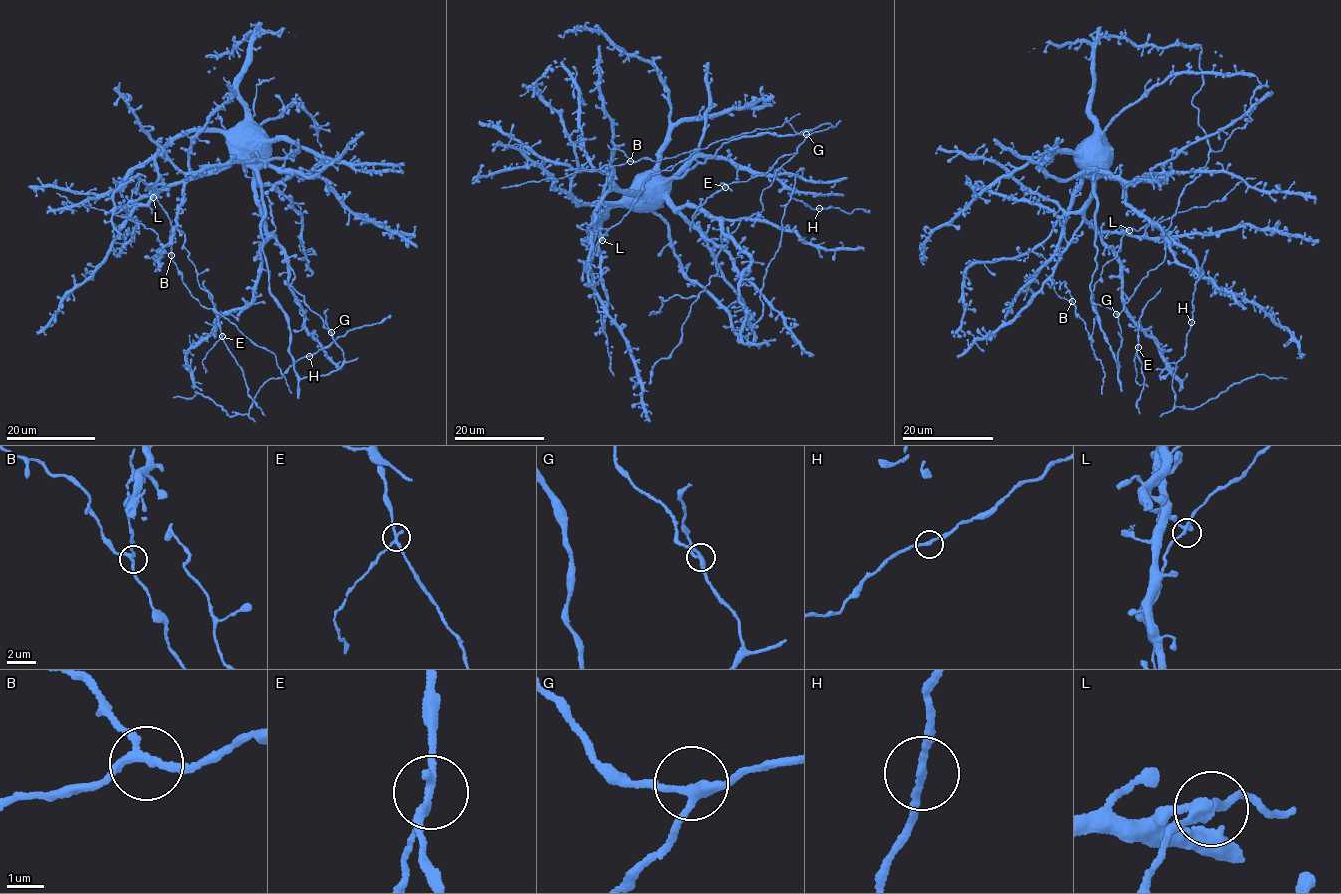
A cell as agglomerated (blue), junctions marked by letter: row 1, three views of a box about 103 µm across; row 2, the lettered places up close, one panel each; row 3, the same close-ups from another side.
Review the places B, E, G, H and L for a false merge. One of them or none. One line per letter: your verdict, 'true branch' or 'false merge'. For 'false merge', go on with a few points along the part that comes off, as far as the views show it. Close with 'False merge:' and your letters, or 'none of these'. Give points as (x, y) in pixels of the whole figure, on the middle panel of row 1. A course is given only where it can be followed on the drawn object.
B: true branch
E: false merge; course (725, 187), (720, 182), (732, 191)
G: true branch
H: true branch
L: true branch
False merge: E

